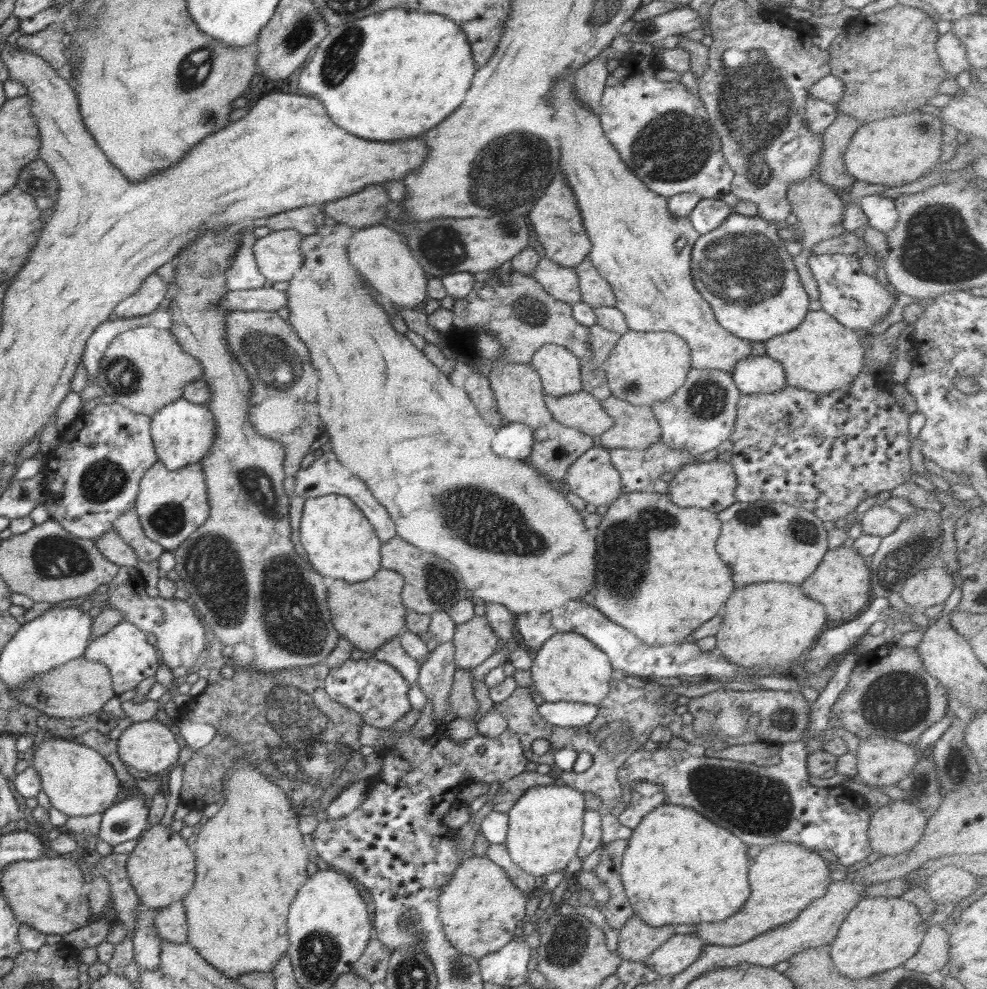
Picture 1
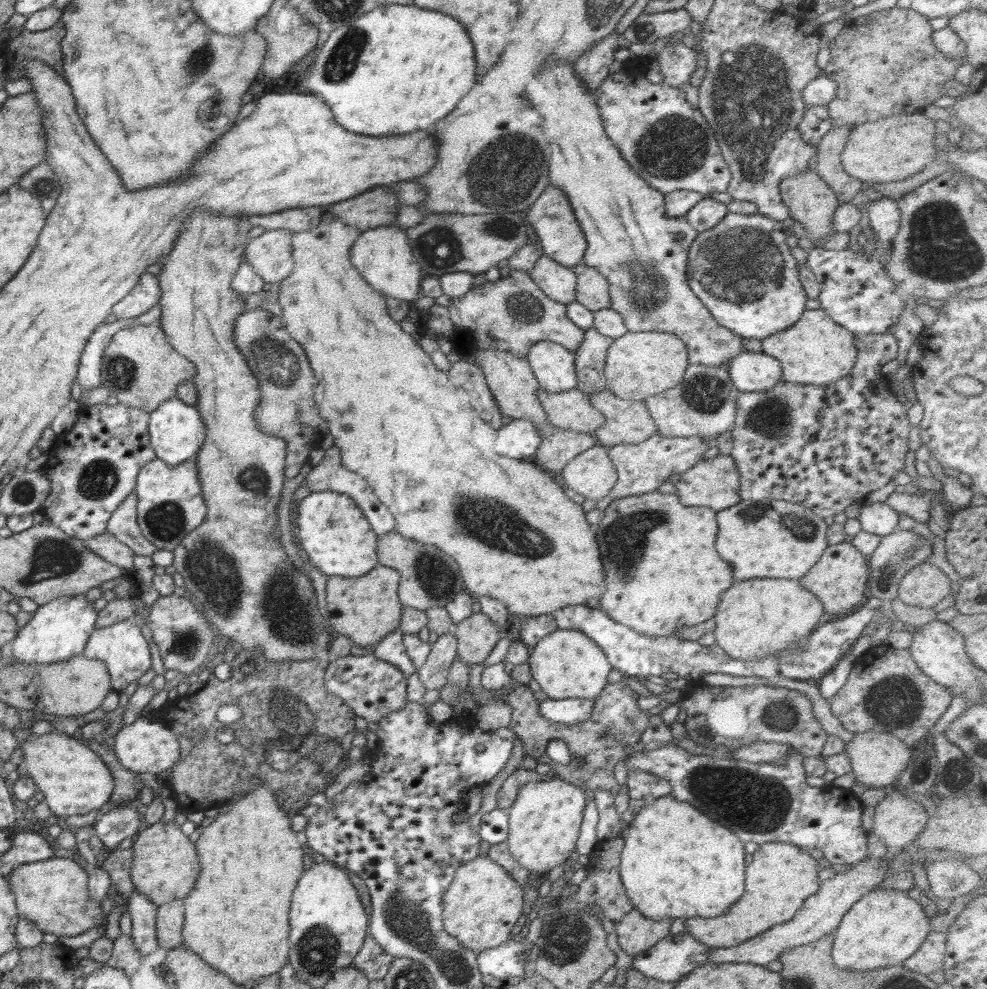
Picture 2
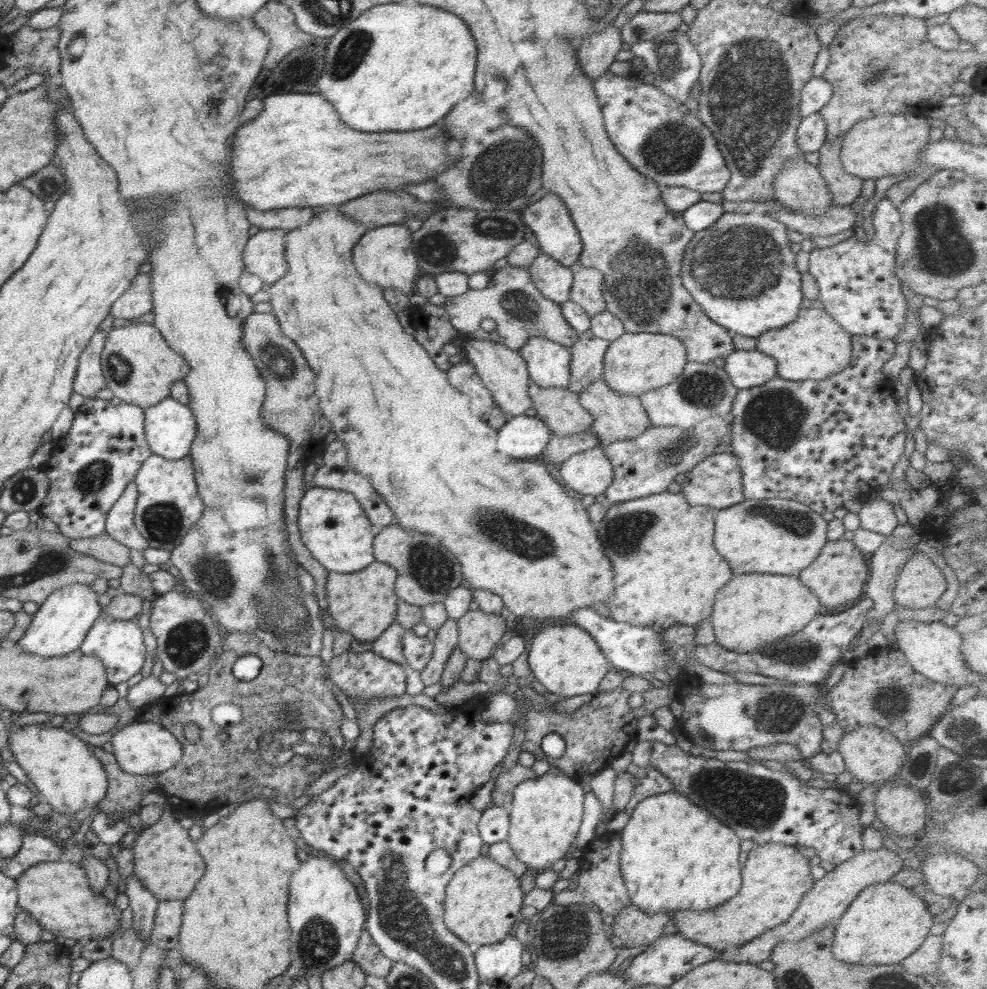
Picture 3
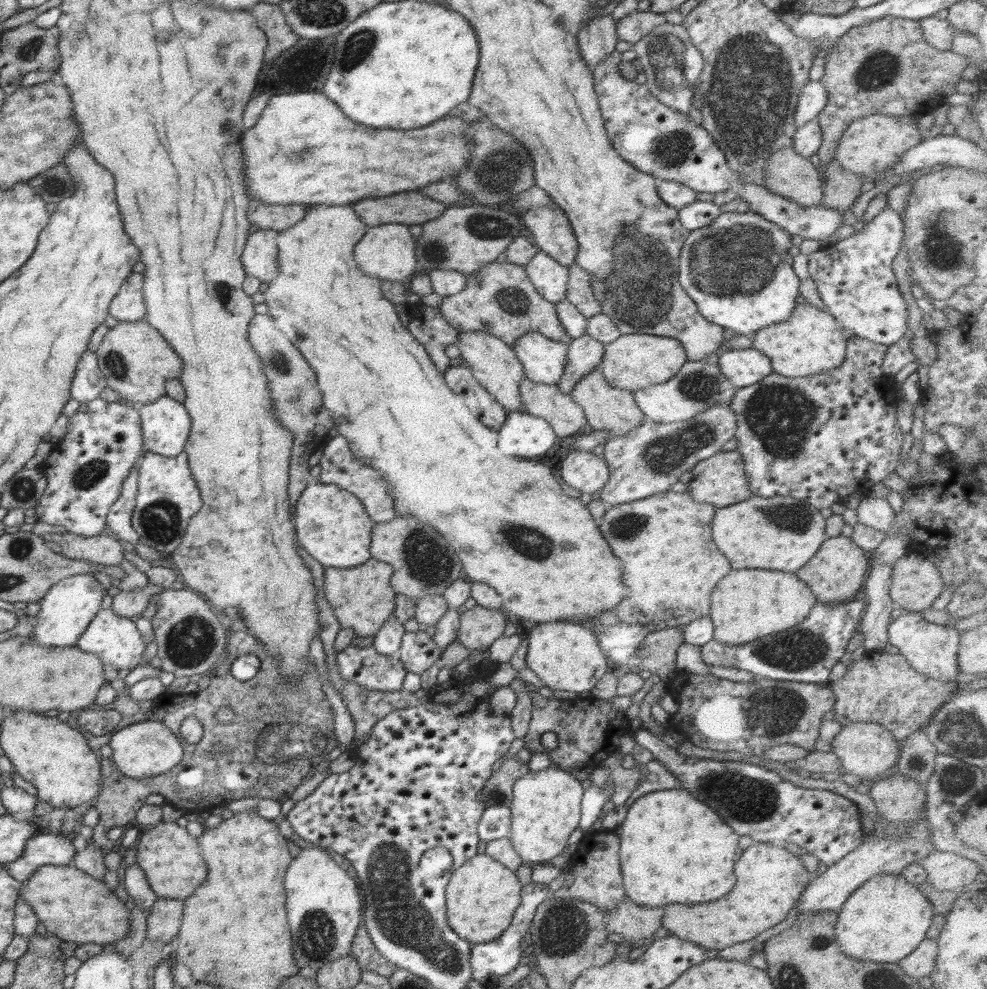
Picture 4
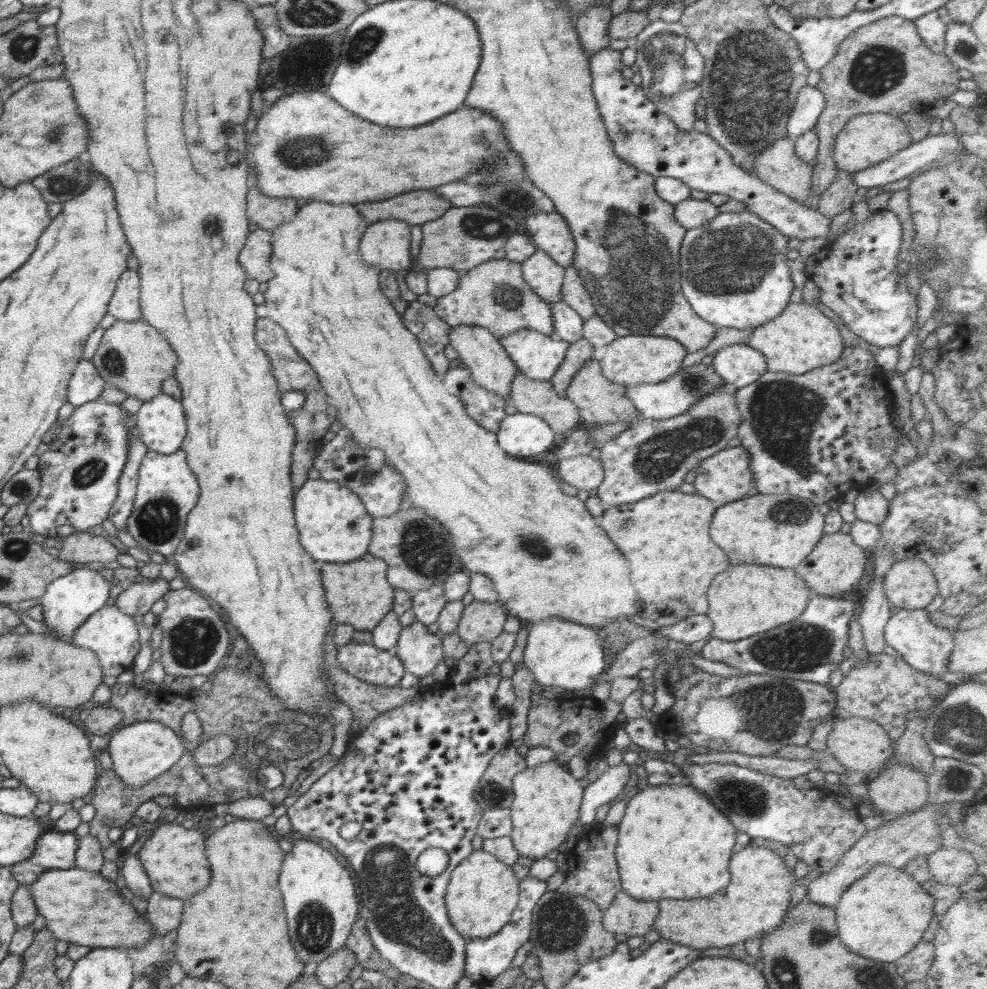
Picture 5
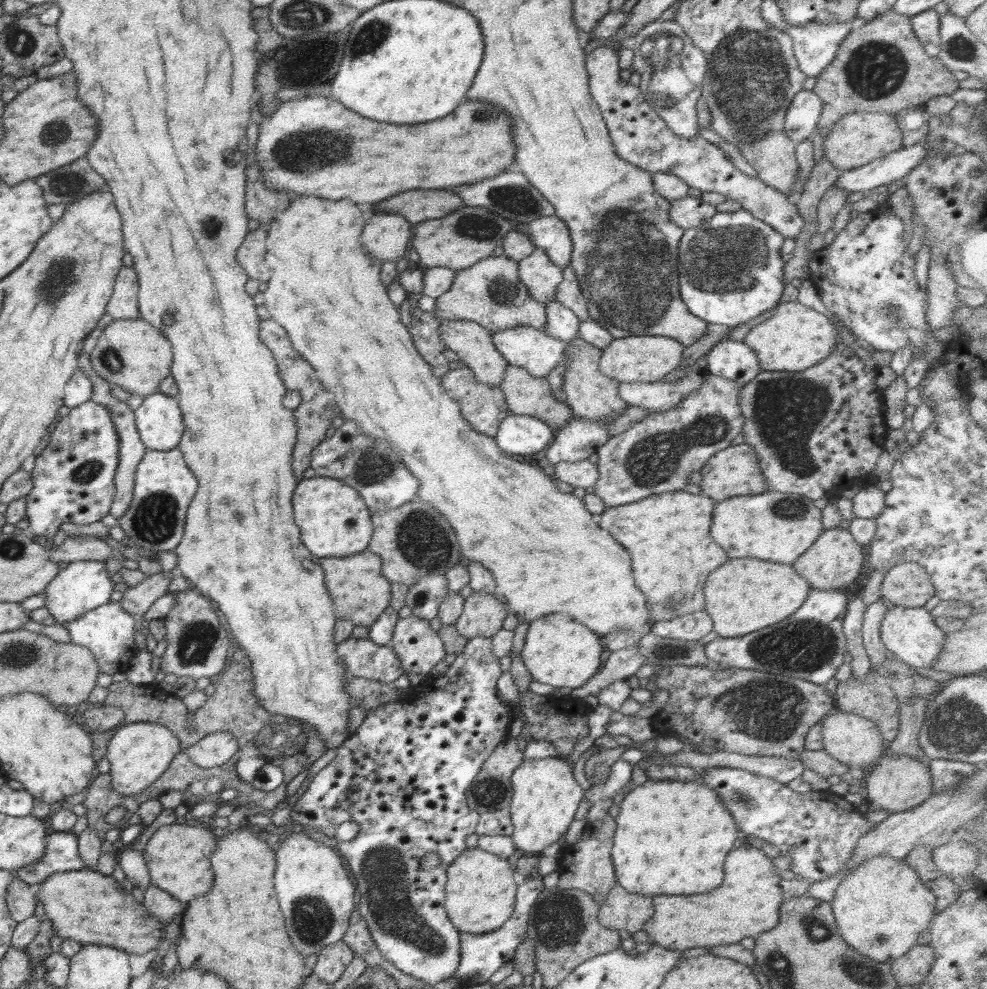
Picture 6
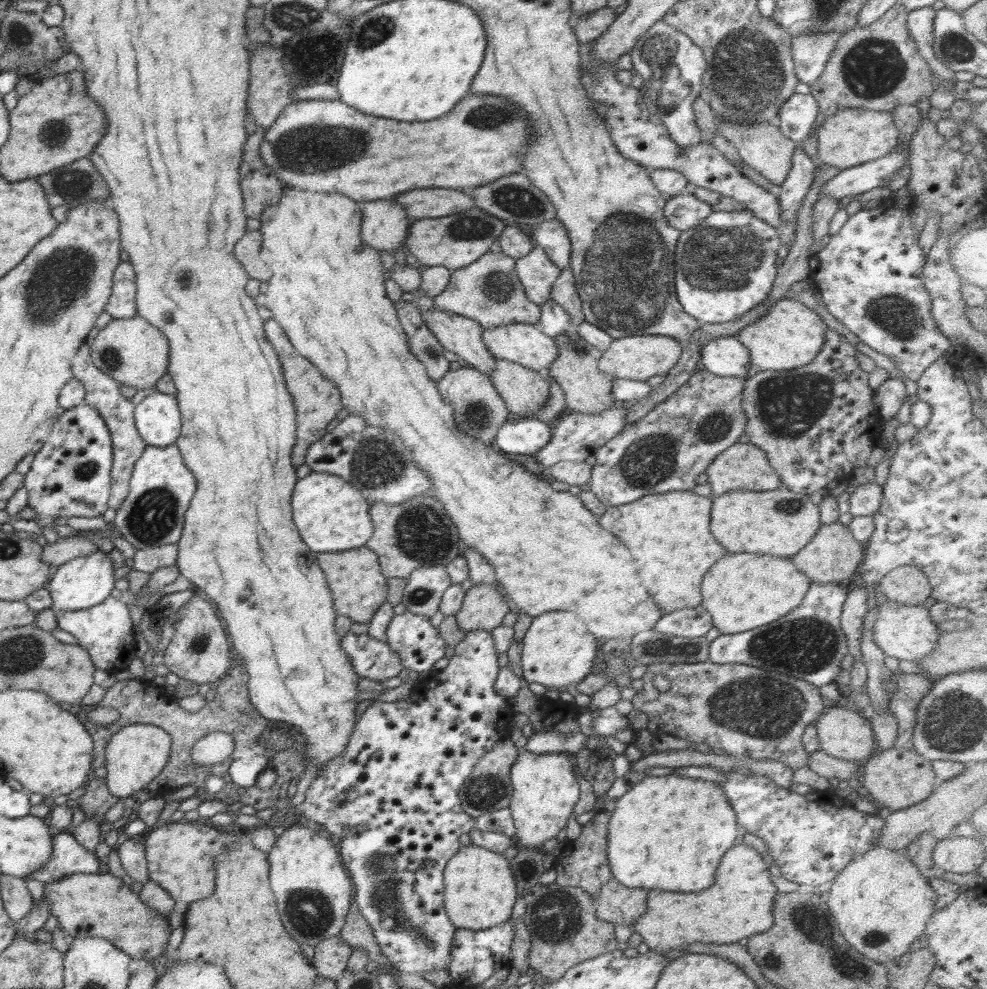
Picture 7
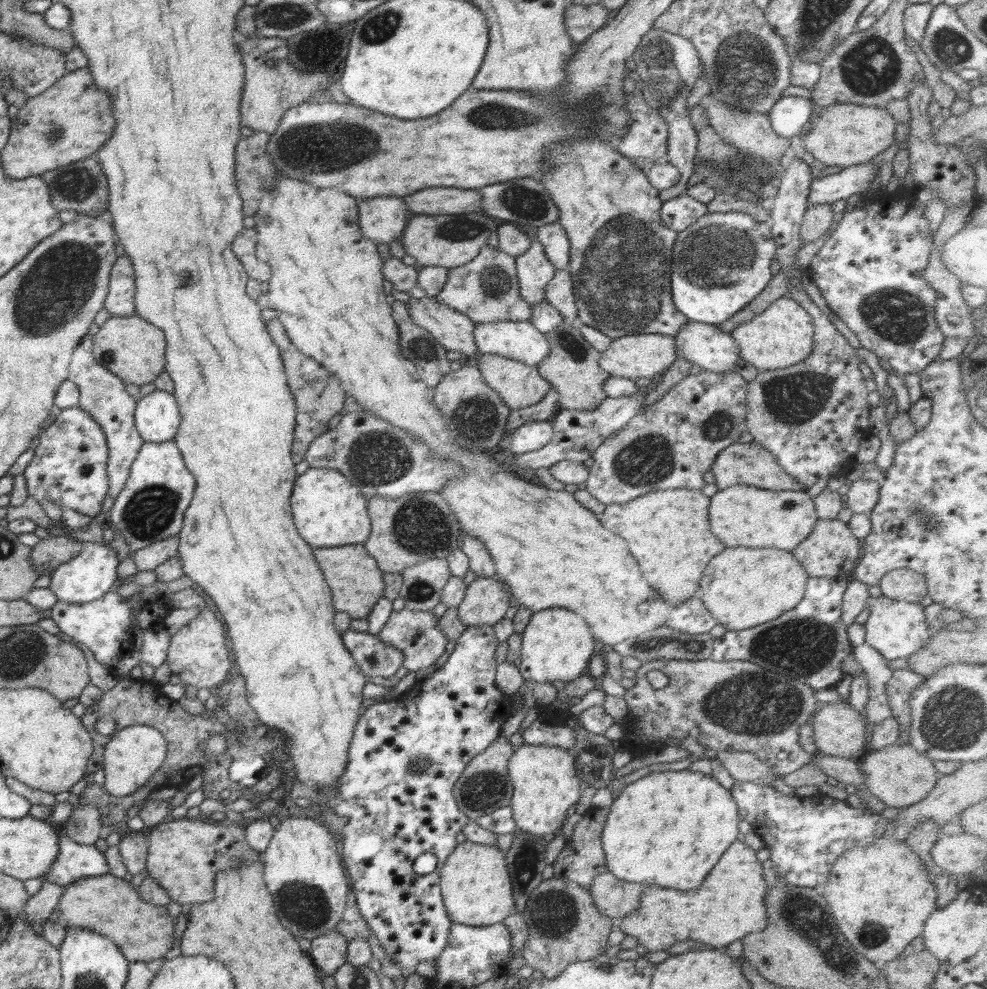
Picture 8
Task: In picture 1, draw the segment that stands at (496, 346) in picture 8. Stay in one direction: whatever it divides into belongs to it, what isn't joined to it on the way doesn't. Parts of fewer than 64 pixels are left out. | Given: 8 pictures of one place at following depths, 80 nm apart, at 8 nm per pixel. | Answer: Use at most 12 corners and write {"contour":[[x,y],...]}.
{"contour":[[542,345],[530,364],[545,395],[582,391],[580,359]]}

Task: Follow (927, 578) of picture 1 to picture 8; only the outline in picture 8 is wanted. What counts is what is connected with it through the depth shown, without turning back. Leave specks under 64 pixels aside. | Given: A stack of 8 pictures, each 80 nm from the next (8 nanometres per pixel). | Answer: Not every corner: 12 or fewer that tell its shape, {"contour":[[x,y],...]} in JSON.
{"contour":[[910,568],[887,572],[879,585],[894,600],[919,603],[924,575]]}

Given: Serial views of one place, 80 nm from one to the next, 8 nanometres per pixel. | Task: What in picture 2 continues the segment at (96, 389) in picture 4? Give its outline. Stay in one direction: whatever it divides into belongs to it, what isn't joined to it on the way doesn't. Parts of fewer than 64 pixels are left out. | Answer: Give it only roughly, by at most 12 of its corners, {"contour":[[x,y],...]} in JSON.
{"contour":[[137,318],[99,324],[88,337],[76,383],[82,390],[102,386],[104,351],[111,336],[138,325]]}

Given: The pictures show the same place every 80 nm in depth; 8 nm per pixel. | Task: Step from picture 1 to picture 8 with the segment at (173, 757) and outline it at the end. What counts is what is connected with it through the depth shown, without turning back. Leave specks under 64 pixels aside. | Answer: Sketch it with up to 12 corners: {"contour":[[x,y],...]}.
{"contour":[[134,724],[103,752],[108,794],[125,797],[162,766],[167,740]]}

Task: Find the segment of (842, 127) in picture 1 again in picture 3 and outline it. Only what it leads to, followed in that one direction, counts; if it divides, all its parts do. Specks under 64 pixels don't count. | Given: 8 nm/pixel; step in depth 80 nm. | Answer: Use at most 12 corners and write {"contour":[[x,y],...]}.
{"contour":[[842,137],[821,146],[820,175],[832,204],[851,205],[862,179],[843,170]]}

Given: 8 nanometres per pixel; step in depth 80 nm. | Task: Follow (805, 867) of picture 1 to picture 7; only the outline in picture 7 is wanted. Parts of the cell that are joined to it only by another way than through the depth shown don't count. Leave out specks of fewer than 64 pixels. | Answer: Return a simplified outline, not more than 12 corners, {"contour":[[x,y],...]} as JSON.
{"contour":[[737,841],[702,892],[650,890],[649,950],[766,932],[778,889]]}

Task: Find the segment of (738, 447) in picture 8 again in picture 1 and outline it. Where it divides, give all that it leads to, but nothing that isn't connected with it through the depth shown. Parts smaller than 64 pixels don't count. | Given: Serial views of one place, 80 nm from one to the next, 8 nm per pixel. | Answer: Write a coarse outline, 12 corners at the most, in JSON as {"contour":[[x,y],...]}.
{"contour":[[692,462],[667,478],[681,508],[736,503],[730,462]]}

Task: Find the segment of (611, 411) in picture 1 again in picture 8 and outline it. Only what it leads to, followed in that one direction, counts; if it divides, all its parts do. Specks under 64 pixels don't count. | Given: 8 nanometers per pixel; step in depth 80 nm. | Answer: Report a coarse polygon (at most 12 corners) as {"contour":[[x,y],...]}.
{"contour":[[562,323],[545,334],[540,376],[561,409],[594,410],[608,395],[602,356]]}

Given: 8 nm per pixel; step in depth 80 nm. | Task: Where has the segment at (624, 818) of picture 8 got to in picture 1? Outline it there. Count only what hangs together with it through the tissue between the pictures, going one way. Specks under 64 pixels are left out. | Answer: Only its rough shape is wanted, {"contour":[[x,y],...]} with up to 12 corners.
{"contour":[[662,803],[621,880],[648,927],[726,920],[750,896],[748,846]]}

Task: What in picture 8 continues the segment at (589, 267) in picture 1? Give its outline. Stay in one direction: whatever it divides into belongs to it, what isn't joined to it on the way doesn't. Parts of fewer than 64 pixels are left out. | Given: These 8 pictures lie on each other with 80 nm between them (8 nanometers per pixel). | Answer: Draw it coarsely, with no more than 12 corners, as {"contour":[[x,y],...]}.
{"contour":[[557,269],[545,286],[545,300],[566,323],[578,323],[571,274]]}

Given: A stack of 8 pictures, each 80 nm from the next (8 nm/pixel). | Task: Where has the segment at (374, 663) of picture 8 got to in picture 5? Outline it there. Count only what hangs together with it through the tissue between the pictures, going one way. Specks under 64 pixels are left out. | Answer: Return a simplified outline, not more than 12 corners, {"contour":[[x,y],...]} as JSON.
{"contour":[[351,641],[340,668],[374,686],[396,686],[406,672],[396,654]]}

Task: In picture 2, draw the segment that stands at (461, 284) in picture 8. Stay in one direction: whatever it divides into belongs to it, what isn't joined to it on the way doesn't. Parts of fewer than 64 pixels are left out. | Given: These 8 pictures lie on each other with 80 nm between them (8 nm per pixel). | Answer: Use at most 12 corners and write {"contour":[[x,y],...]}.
{"contour":[[508,268],[447,309],[477,348],[523,359],[542,340],[572,353],[567,305]]}

